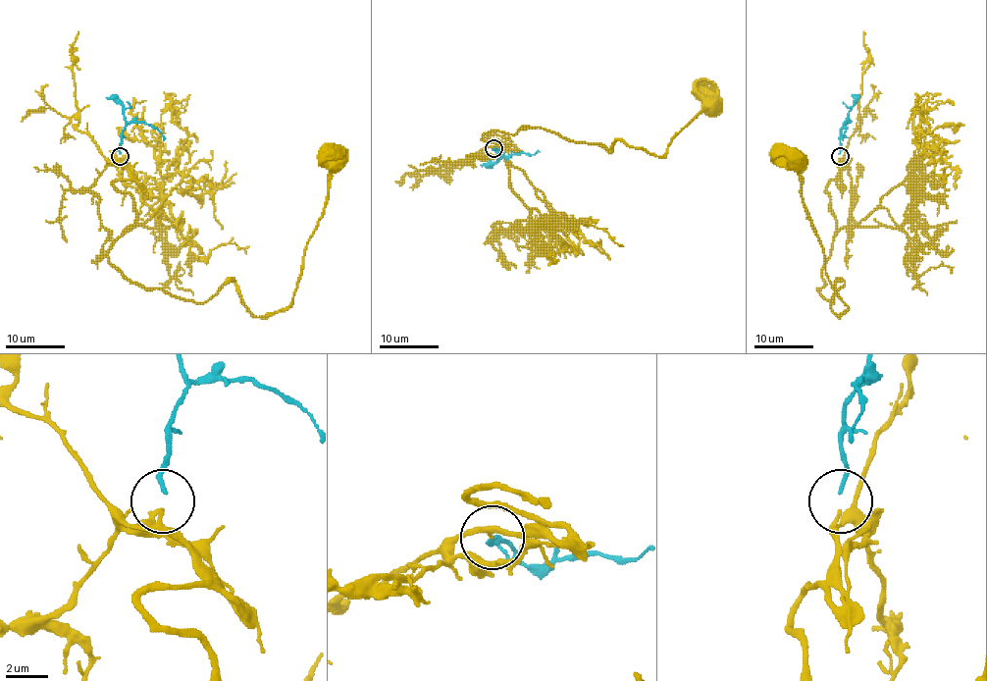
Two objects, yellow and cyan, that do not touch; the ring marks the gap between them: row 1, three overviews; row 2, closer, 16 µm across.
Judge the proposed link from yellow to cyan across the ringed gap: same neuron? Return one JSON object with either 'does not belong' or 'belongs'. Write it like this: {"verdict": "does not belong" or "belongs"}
{"verdict": "belongs"}

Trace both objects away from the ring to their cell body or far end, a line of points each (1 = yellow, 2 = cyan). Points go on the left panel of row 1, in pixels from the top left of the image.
1: (120, 158), (135, 218), (112, 264), (196, 302), (233, 280), (256, 317), (293, 299), (337, 162)
2: (120, 153), (121, 132), (129, 123), (153, 126), (164, 140)

